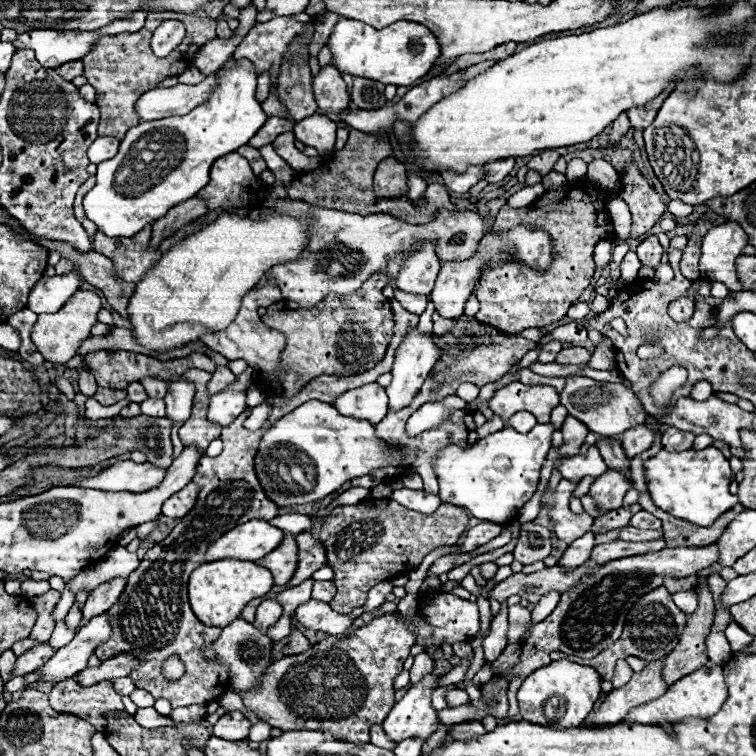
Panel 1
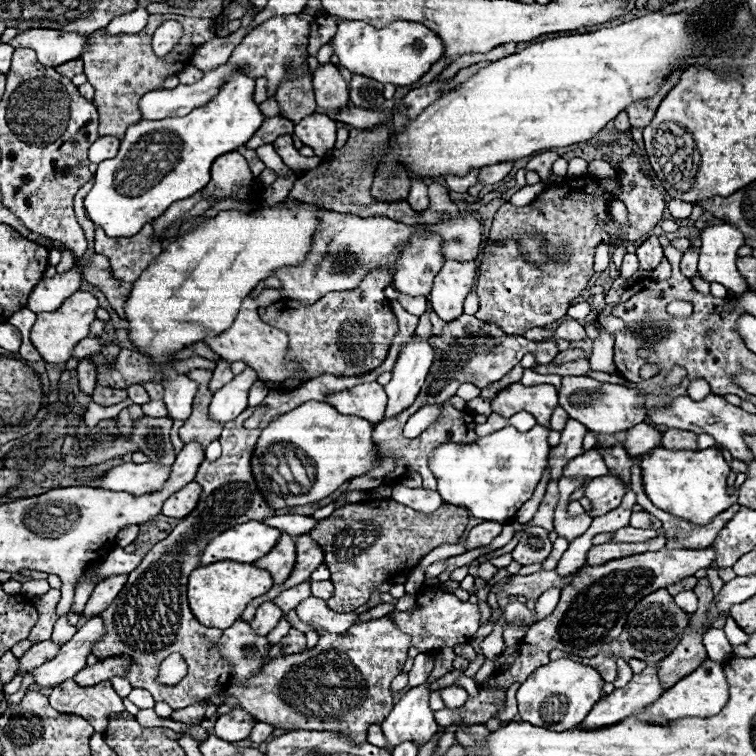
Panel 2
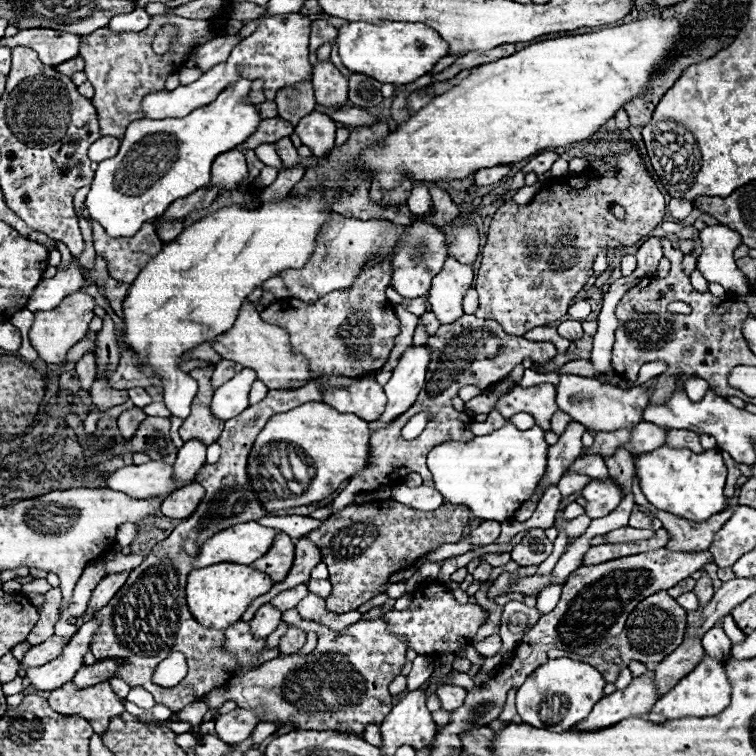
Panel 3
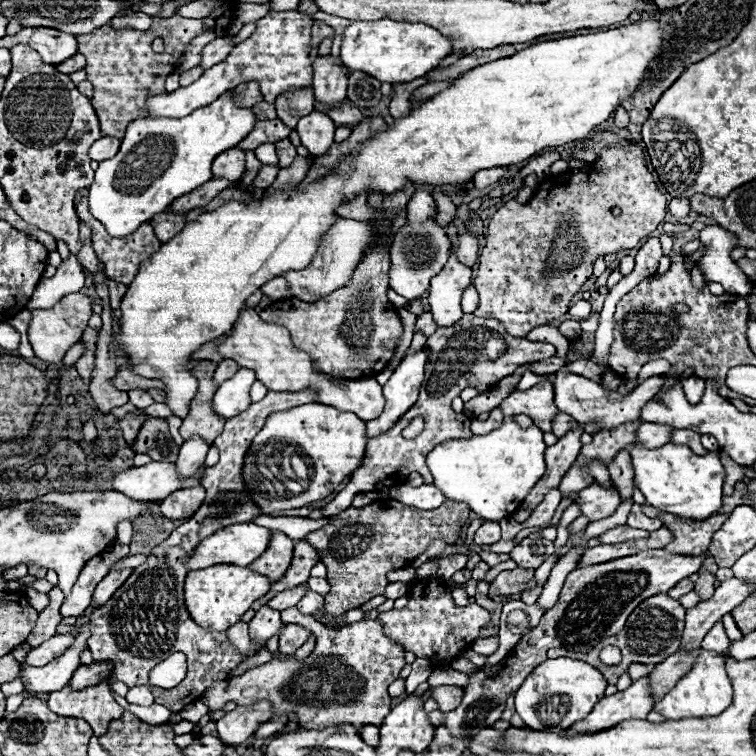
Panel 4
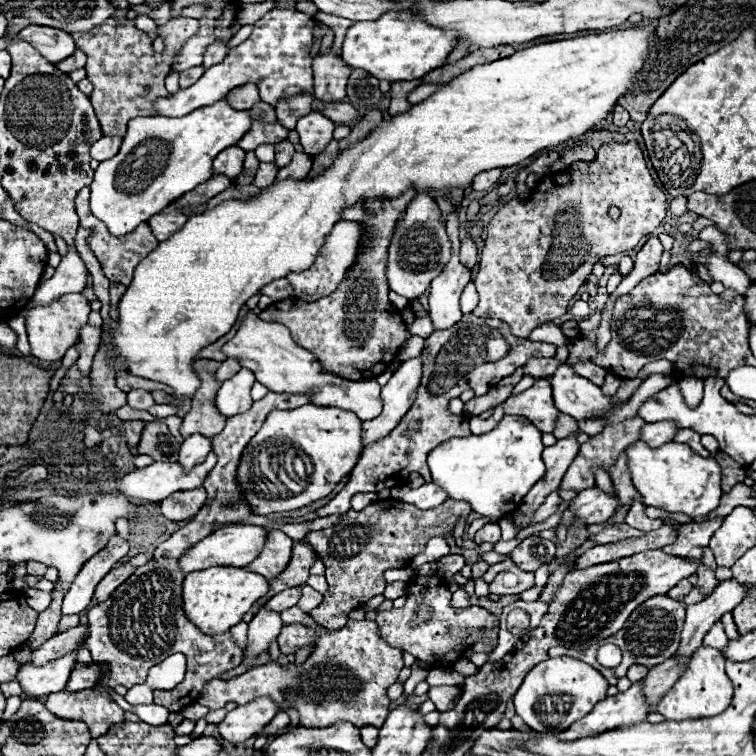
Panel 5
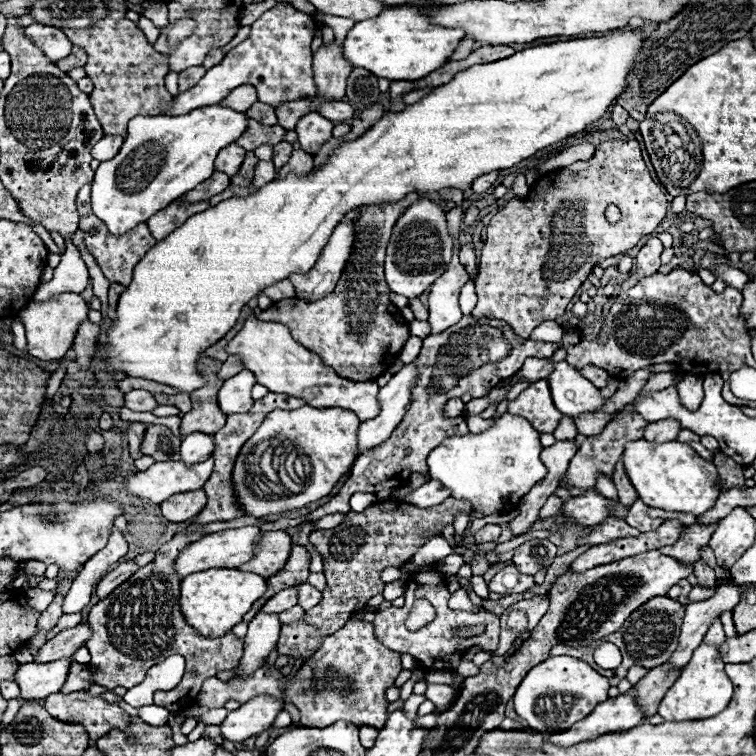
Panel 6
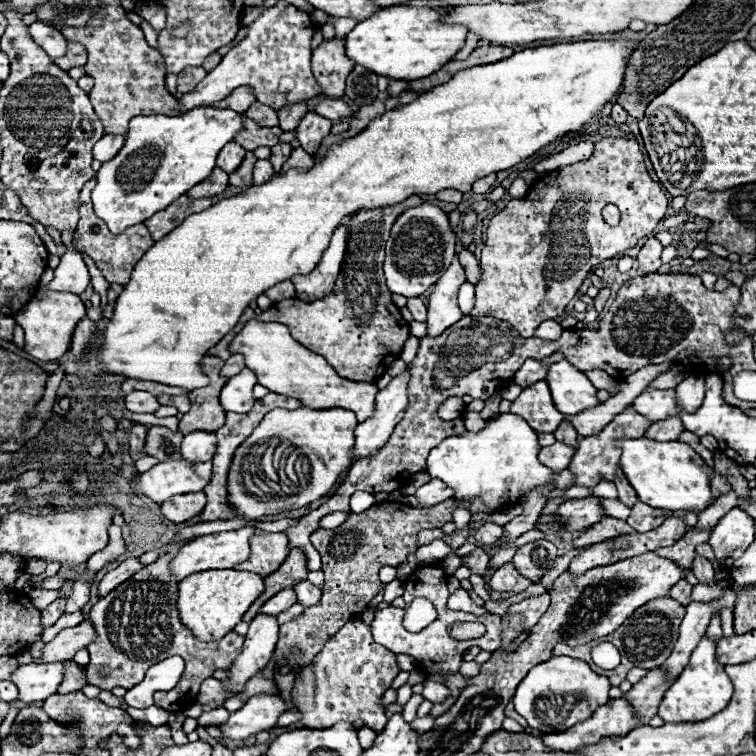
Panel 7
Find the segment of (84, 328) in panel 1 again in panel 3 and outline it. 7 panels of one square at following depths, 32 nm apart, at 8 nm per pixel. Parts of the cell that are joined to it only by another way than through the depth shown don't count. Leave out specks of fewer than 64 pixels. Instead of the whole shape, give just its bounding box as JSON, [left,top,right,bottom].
[30,292,96,364]

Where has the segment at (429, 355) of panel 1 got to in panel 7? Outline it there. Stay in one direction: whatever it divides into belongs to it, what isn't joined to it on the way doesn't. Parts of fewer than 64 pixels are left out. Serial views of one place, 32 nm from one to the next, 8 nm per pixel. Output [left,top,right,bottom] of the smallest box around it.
[354,368,410,462]

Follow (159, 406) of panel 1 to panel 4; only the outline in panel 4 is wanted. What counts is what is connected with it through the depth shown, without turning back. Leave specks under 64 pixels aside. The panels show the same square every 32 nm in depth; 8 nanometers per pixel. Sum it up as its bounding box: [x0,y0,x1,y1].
[144,402,172,418]

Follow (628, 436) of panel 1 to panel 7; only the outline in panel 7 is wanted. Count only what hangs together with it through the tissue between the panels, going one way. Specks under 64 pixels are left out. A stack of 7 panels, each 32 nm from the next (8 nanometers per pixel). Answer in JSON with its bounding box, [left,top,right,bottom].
[646,418,684,442]

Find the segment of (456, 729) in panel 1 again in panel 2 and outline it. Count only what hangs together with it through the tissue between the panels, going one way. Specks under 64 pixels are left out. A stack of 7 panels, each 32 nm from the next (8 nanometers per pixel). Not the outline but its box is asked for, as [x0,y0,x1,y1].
[456,724,490,746]

